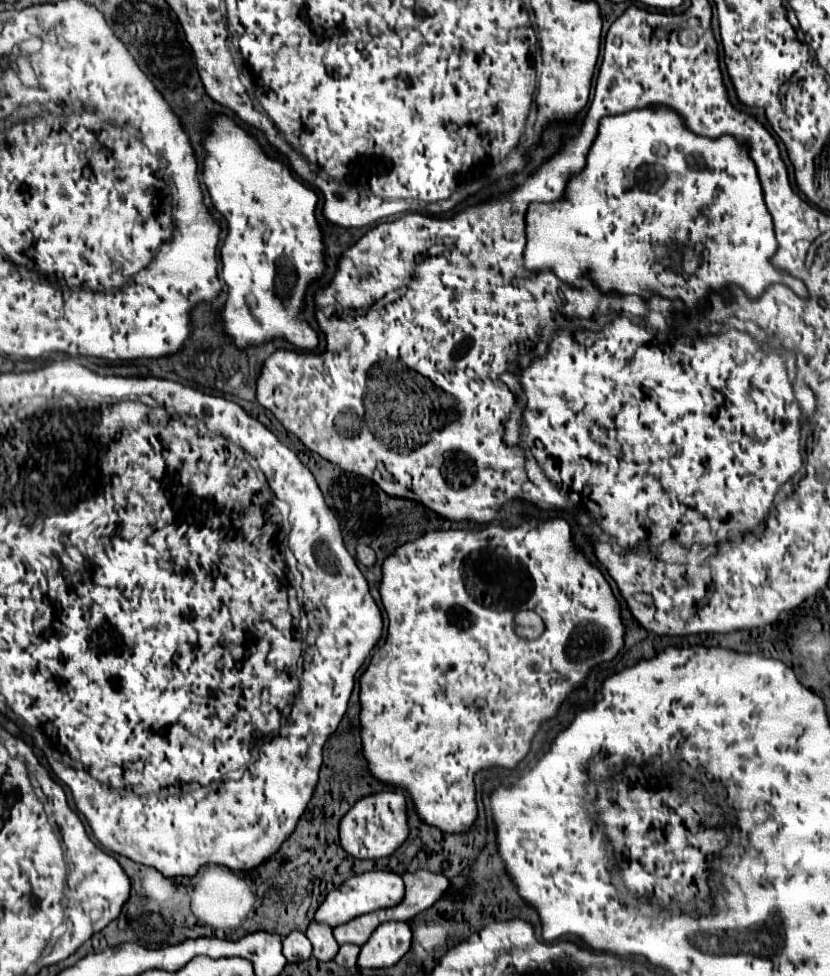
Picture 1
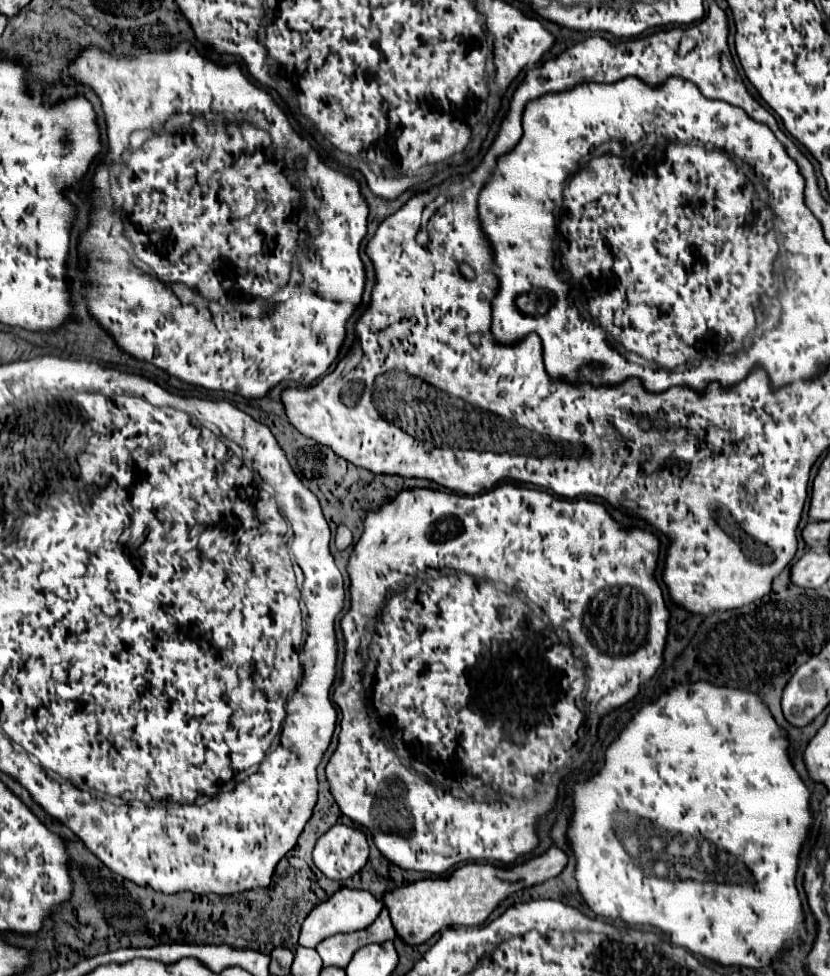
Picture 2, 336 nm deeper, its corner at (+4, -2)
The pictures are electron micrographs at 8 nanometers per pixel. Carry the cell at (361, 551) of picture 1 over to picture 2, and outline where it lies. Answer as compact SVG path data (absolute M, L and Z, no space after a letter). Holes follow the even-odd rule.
M339 527L337 529L337 535L335 535L335 545L337 545L337 549L341 549L341 551L345 551L347 547L351 547L351 543L353 543L353 533L347 529L347 527Z

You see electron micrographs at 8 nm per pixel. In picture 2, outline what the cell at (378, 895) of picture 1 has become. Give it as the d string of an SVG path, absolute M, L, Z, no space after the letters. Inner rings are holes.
M339 889L335 895L331 895L323 903L319 903L307 915L307 919L303 921L303 927L301 927L299 945L303 945L303 947L317 947L323 939L327 939L331 935L351 933L351 931L365 929L367 925L371 925L379 917L381 909L383 909L383 903L379 899L375 899L369 891L361 891L361 889Z

